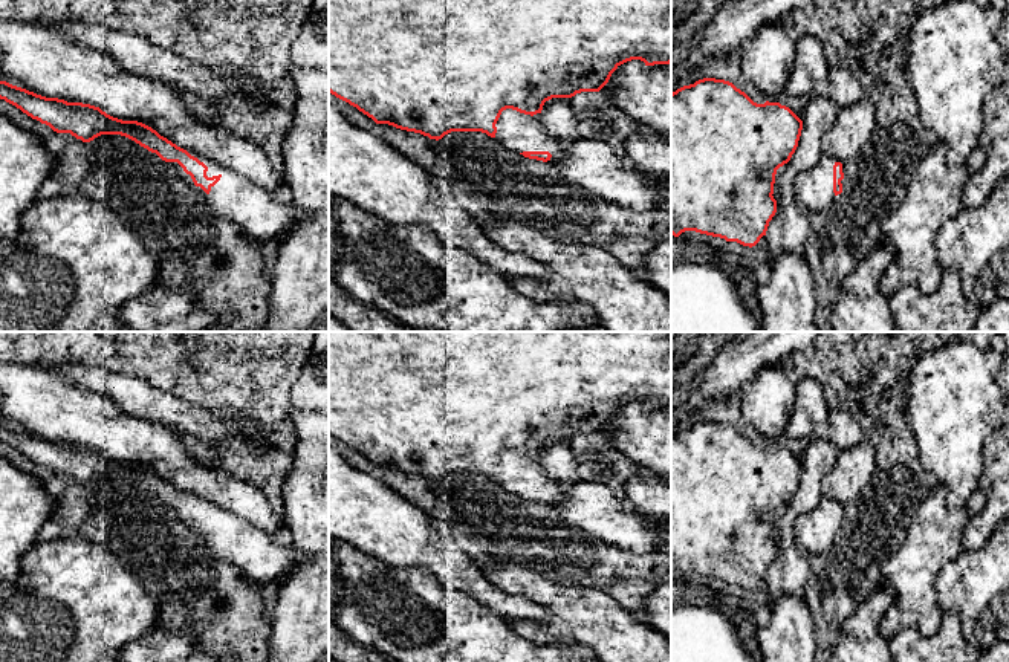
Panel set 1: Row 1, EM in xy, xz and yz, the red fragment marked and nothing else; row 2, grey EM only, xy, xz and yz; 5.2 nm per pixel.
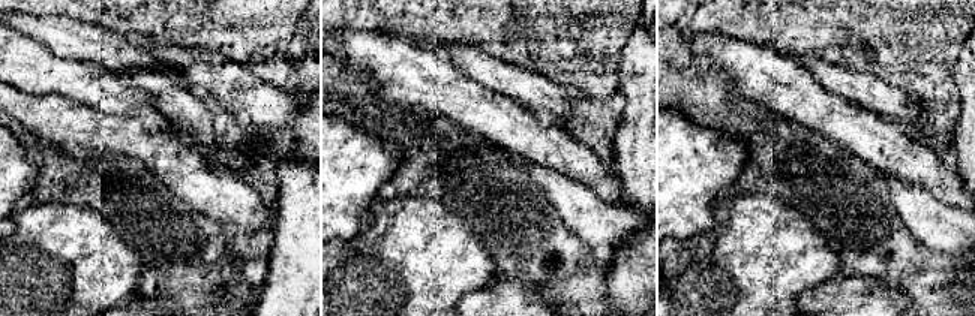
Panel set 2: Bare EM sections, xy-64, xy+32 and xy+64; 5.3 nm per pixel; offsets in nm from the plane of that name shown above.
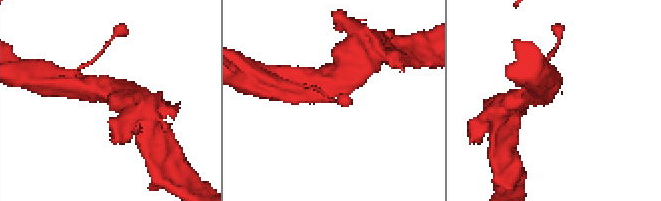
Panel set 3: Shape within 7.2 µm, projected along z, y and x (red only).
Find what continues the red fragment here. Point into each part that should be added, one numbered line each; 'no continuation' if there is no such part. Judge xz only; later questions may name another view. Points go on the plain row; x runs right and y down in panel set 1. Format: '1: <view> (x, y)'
1: xz (517, 474)

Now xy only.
1: xy (260, 558)

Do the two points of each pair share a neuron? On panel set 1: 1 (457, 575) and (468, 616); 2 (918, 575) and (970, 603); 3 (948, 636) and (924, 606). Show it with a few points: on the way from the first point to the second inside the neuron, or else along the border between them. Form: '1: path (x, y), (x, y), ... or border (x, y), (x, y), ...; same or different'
1: border (431, 572), (448, 587), (467, 593), (493, 610); different
2: border (959, 557), (936, 581), (944, 612); different
3: border (945, 613), (940, 627), (930, 636), (905, 627); different

